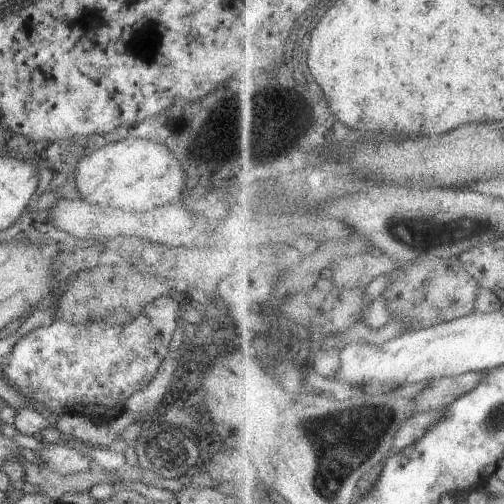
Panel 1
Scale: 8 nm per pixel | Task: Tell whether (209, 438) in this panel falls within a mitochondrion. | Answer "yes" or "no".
no

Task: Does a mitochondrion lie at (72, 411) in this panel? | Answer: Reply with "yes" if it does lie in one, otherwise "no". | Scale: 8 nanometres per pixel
no

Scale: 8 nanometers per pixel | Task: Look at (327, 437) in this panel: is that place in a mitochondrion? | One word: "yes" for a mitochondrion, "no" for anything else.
yes

